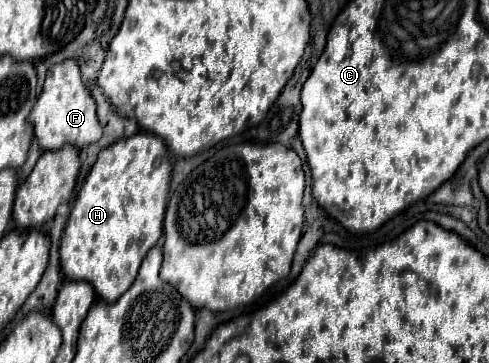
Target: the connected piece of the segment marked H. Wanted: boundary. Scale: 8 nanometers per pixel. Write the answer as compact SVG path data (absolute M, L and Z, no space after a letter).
M138 132L98 154L80 188L60 242L60 262L68 280L86 280L104 302L116 302L136 280L146 252L160 240L172 164L162 138Z

